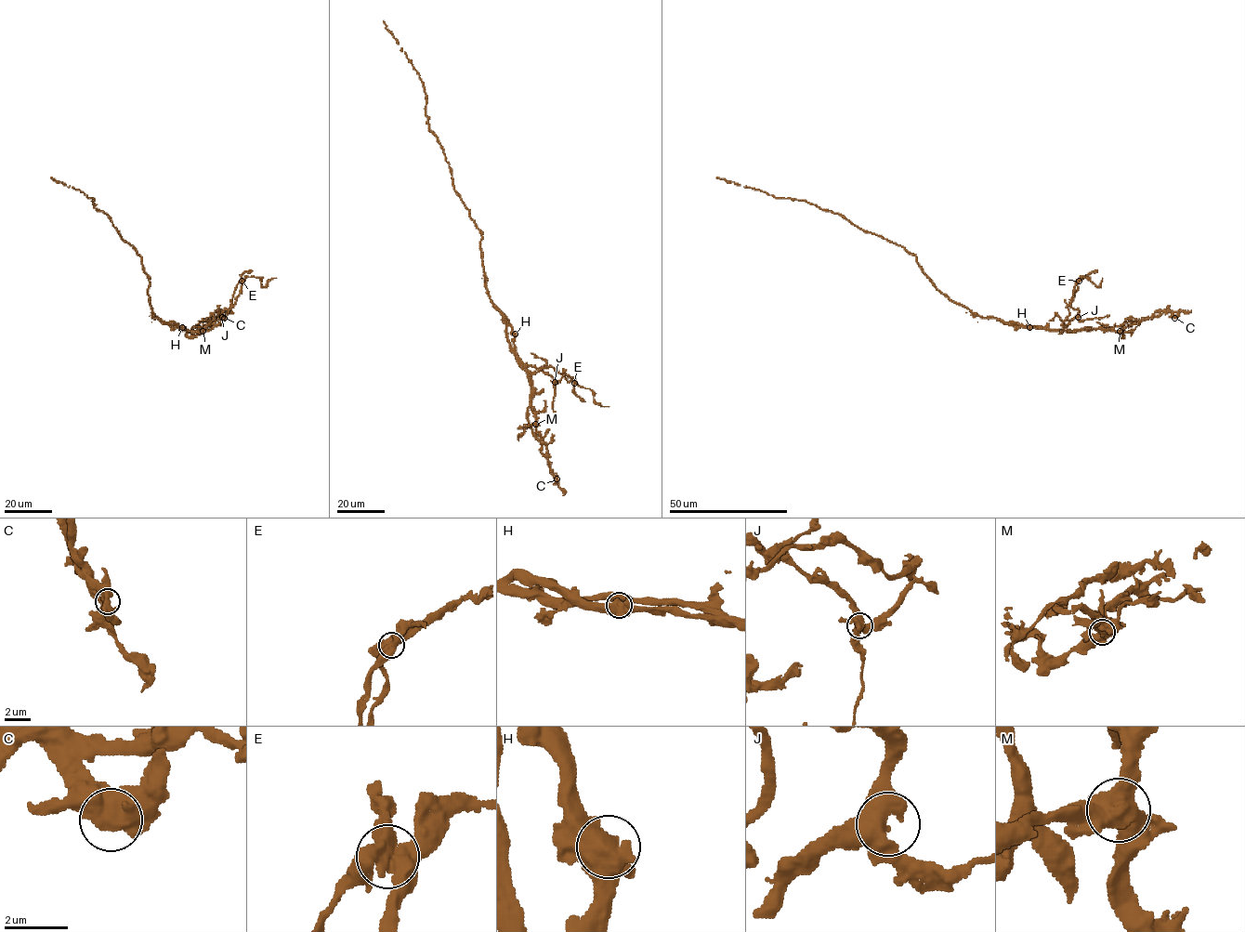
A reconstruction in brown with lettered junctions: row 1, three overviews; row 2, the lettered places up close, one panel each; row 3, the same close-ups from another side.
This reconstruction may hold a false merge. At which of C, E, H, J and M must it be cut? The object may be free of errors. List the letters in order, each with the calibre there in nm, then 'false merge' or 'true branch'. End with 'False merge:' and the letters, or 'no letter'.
C: calibre 550 nm; true branch
E: calibre 600 nm; false merge
H: calibre 600 nm; true branch
J: calibre 550 nm; true branch
M: calibre 550 nm; true branch
False merge: E

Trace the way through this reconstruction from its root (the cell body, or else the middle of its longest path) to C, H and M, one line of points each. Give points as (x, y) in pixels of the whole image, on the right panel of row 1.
C: (938, 290), (977, 315), (997, 318), (1017, 325), (1039, 325), (1049, 330), (1119, 331), (1166, 311), (1174, 318)
H: (938, 290), (977, 315), (1029, 327)
M: (938, 290), (977, 315), (997, 318), (1012, 324), (1039, 325), (1049, 330), (1120, 331)

